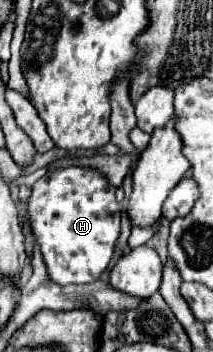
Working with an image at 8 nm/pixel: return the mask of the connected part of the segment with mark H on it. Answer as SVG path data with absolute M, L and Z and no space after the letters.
M61 168L61 170L51 170L43 178L39 178L29 196L29 224L31 232L39 244L39 250L43 254L43 262L47 266L49 278L59 284L89 284L101 278L105 268L109 266L113 254L115 254L115 242L121 234L119 222L121 222L121 212L119 204L115 200L115 188L109 186L109 182L97 172L89 168Z

